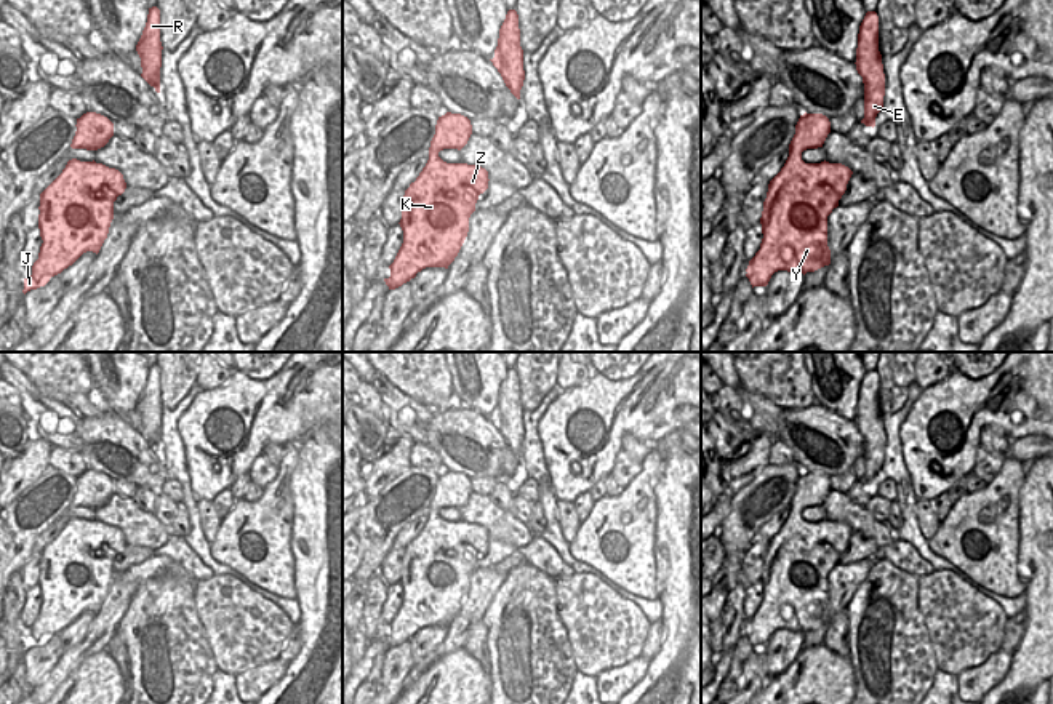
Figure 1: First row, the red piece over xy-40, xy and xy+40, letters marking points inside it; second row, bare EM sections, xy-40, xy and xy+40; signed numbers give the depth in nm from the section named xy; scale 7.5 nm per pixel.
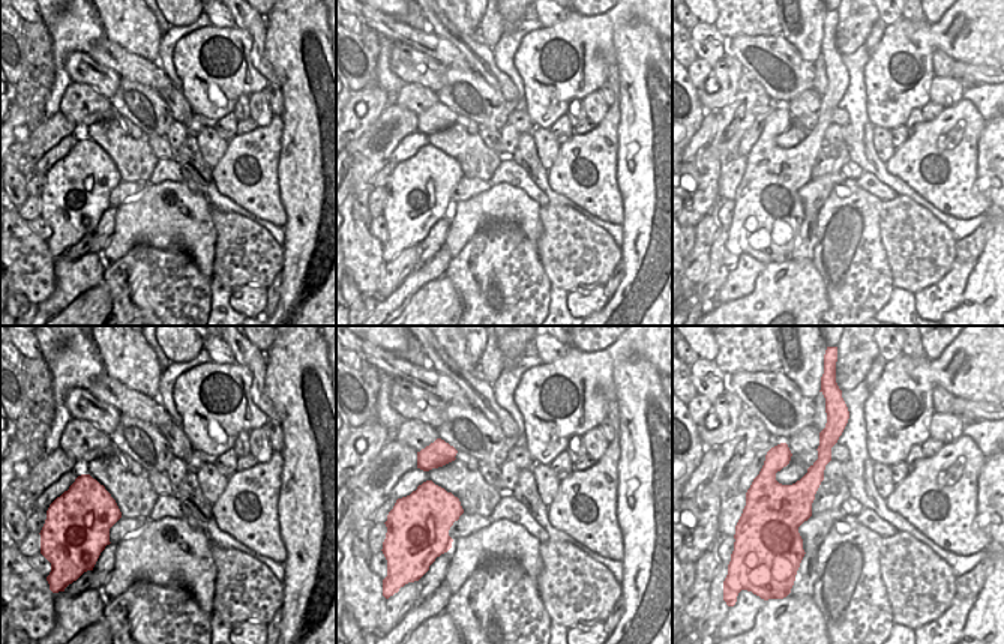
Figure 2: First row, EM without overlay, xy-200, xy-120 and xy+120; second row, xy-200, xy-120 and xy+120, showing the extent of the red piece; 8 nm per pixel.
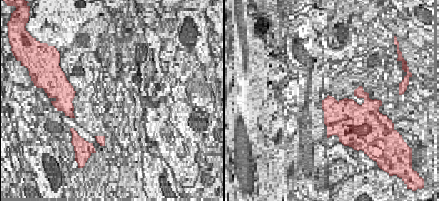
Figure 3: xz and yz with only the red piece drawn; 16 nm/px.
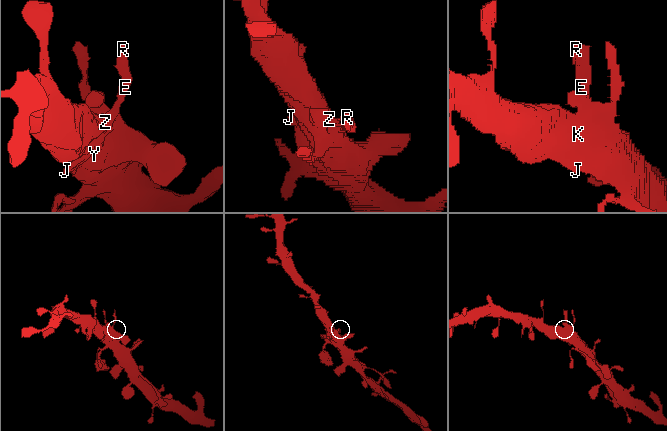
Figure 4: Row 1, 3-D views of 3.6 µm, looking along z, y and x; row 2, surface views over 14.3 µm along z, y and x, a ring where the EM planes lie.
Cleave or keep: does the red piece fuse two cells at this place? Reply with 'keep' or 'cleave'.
keep

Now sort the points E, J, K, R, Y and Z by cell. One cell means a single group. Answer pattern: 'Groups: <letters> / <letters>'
Groups: E J K R Y Z

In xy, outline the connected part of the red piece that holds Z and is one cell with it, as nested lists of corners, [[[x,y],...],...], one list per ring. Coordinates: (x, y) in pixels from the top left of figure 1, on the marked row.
[[[446,112],[438,117],[429,147],[429,160],[414,182],[405,190],[400,227],[403,243],[389,266],[390,277],[384,278],[389,290],[410,282],[426,267],[445,267],[458,256],[467,232],[469,218],[475,211],[478,195],[488,189],[488,171],[478,165],[446,163],[438,157],[443,149],[461,150],[472,134],[470,120],[461,114]]]

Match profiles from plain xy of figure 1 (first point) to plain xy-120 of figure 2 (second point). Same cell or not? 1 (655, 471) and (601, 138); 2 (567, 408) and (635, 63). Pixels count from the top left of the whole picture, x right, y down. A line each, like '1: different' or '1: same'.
1: same
2: different

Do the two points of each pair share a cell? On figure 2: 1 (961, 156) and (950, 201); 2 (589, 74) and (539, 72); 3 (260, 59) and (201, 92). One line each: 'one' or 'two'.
1: one
2: one
3: two

